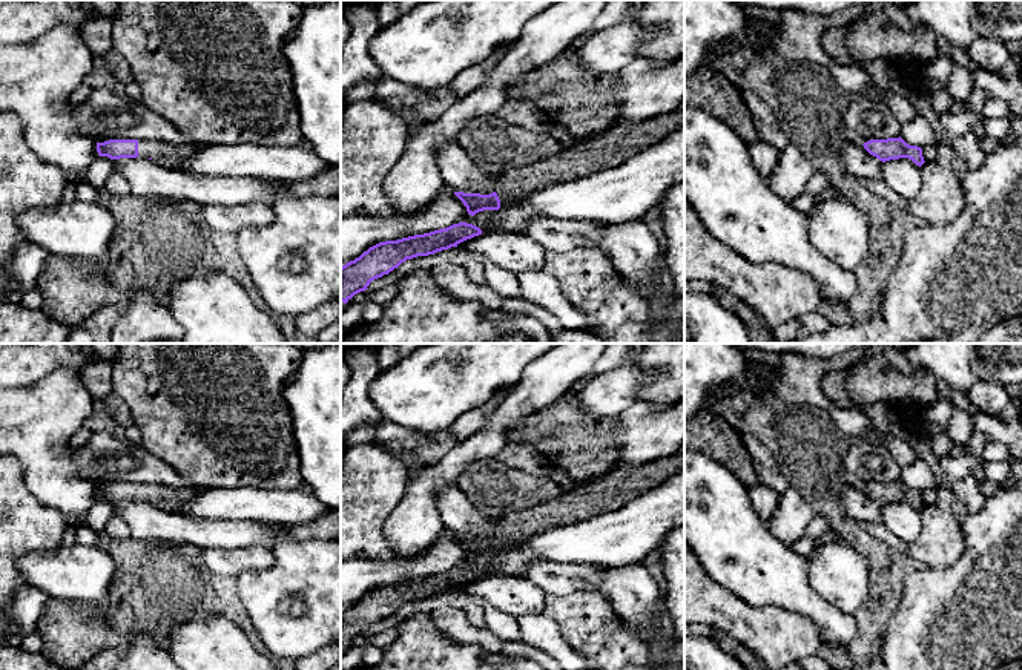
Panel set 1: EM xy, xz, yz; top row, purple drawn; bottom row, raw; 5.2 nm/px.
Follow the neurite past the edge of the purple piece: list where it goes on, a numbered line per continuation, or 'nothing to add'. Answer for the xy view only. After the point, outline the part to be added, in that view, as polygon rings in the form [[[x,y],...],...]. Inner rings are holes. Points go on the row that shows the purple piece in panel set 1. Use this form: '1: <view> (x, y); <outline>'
1: xy (166, 154); [[[138,140],[138,155],[141,158],[152,158],[155,163],[164,167],[180,169],[181,164],[193,156],[201,146],[190,144],[172,144],[150,140]]]

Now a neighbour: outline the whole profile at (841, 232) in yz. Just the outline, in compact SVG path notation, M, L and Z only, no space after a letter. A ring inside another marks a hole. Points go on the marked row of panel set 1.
M826 193L809 213L809 239L813 247L847 271L855 273L865 259L870 224L864 212L847 199Z

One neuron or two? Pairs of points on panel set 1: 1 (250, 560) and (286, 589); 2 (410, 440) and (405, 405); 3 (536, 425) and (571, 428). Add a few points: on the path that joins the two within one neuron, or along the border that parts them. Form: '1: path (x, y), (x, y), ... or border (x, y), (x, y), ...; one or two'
1: border (272, 549), (270, 566), (246, 569), (235, 575); two
2: border (384, 419), (416, 433); two
3: path (545, 428), (562, 428); one

